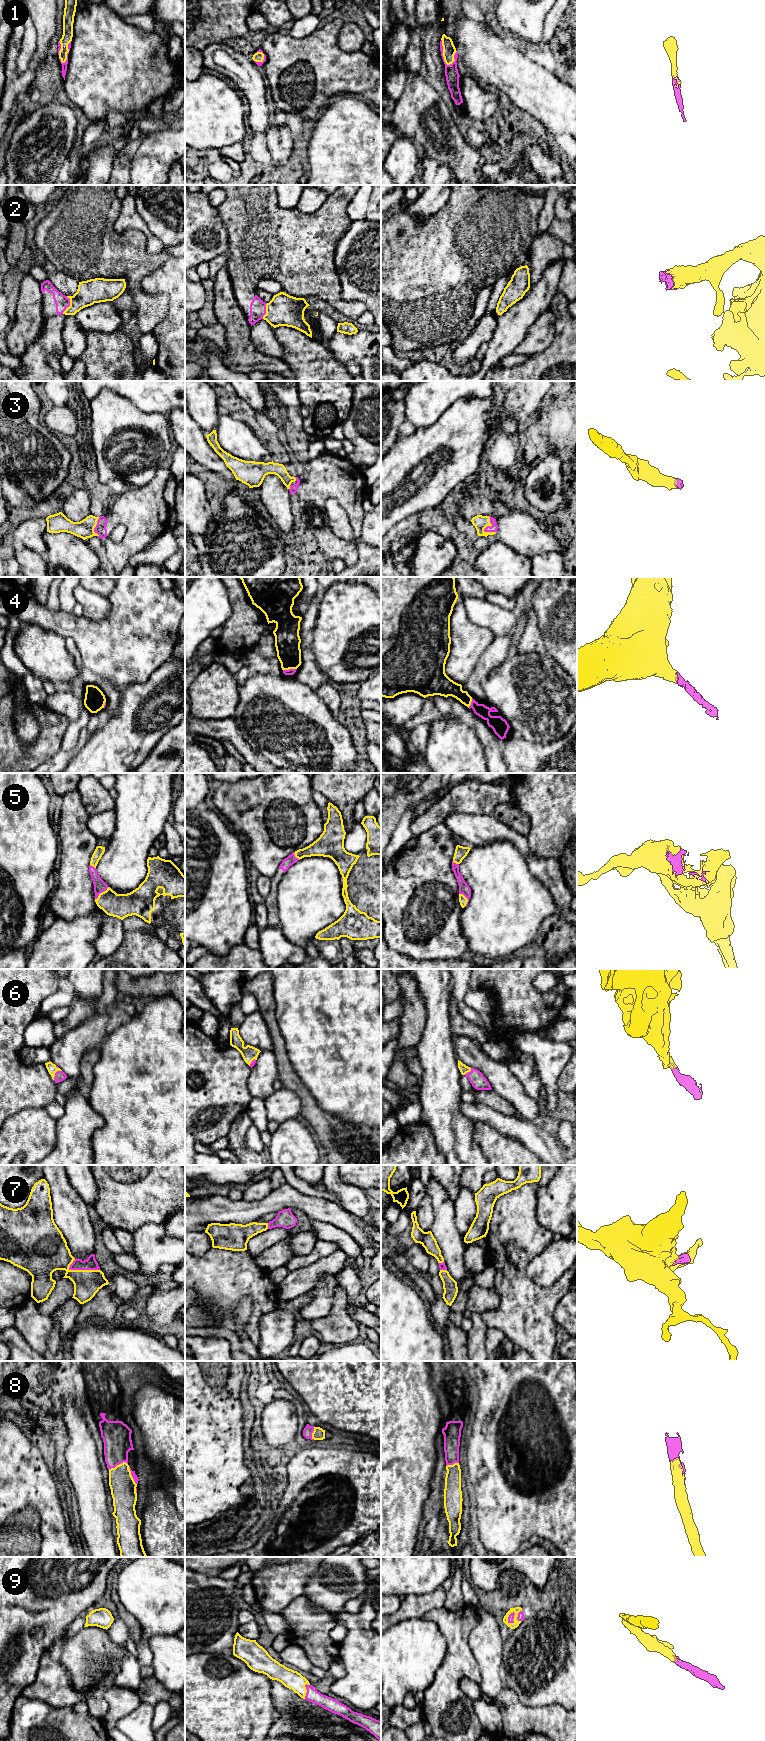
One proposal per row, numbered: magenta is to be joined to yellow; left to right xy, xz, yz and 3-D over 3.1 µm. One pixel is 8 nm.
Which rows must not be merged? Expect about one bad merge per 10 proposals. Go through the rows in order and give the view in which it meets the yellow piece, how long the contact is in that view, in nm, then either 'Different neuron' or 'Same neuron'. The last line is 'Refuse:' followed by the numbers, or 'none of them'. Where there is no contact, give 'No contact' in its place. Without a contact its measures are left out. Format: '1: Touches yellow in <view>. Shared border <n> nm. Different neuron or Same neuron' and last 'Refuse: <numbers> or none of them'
1: Touches yellow in yz. Shared border 220 nm. Same neuron
2: Touches yellow in xy. Shared border 150 nm. Same neuron
3: Touches yellow in yz. Shared border 150 nm. Same neuron
4: Touches yellow in xz. Shared border 110 nm. Same neuron
5: Touches yellow in xy. Shared border 150 nm. Same neuron
6: Touches yellow in xy. Shared border 100 nm. Same neuron
7: Touches yellow in xy. Shared border 260 nm. Same neuron
8: Touches yellow in xy. Shared border 170 nm. Same neuron
9: Touches yellow in xz. Shared border 130 nm. Same neuron
Refuse: none of them

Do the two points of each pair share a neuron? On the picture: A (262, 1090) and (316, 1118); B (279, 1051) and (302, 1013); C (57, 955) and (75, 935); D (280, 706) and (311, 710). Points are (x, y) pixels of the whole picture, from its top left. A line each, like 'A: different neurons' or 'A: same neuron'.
A: different neurons
B: different neurons
C: same neuron
D: same neuron

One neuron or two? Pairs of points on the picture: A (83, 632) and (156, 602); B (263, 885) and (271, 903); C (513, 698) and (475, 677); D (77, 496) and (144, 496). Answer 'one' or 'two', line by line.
A: one
B: two
C: two
D: two

